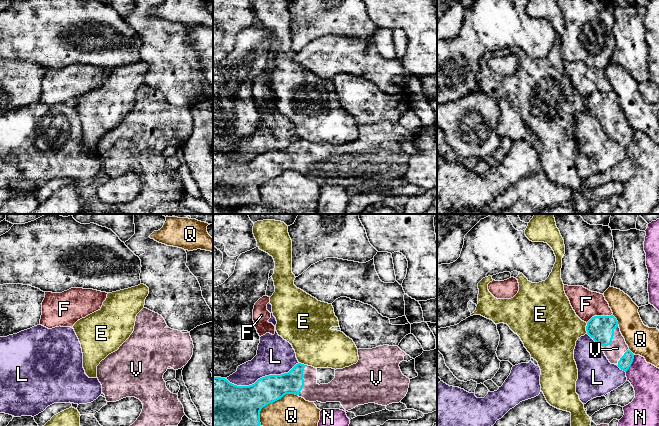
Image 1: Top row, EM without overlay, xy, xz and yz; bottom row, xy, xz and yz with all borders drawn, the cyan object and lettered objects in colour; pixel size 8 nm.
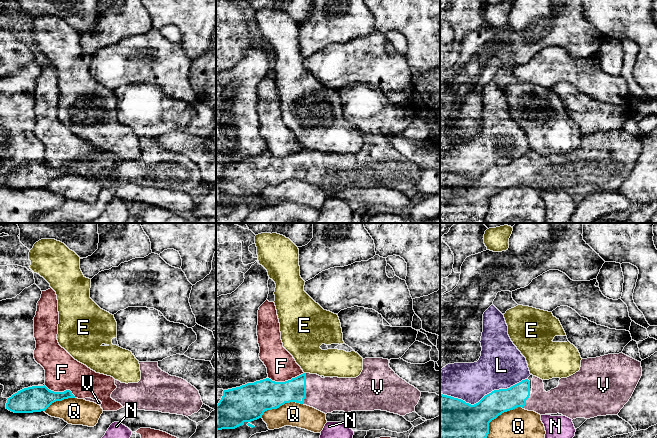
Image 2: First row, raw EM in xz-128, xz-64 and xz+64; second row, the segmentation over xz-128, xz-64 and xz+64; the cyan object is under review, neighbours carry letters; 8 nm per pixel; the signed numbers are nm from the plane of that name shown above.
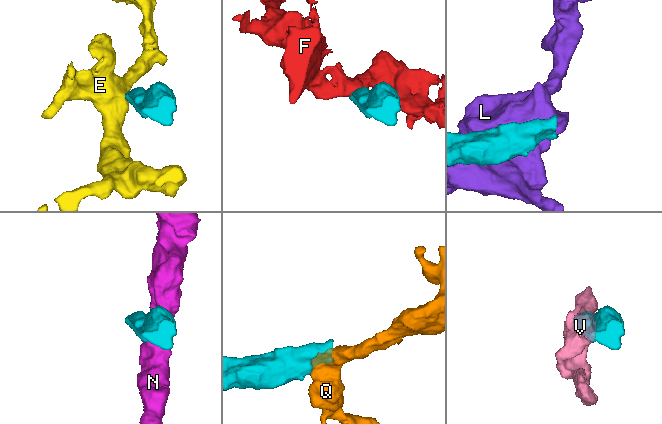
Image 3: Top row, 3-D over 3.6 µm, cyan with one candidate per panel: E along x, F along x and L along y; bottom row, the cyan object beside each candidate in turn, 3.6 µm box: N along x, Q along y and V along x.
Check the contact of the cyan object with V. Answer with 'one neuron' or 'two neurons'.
one neuron

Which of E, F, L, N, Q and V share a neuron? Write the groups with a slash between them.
E / F / L / N / Q / V

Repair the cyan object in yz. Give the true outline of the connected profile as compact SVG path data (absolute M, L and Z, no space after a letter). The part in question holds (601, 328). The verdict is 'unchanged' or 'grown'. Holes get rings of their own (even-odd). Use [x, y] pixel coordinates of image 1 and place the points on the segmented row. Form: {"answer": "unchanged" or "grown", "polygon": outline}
{"answer": "grown", "polygon": "M594 316L586 326L587 334L602 347L611 364L627 371L631 366L634 354L629 350L620 332L617 319L611 316Z"}

